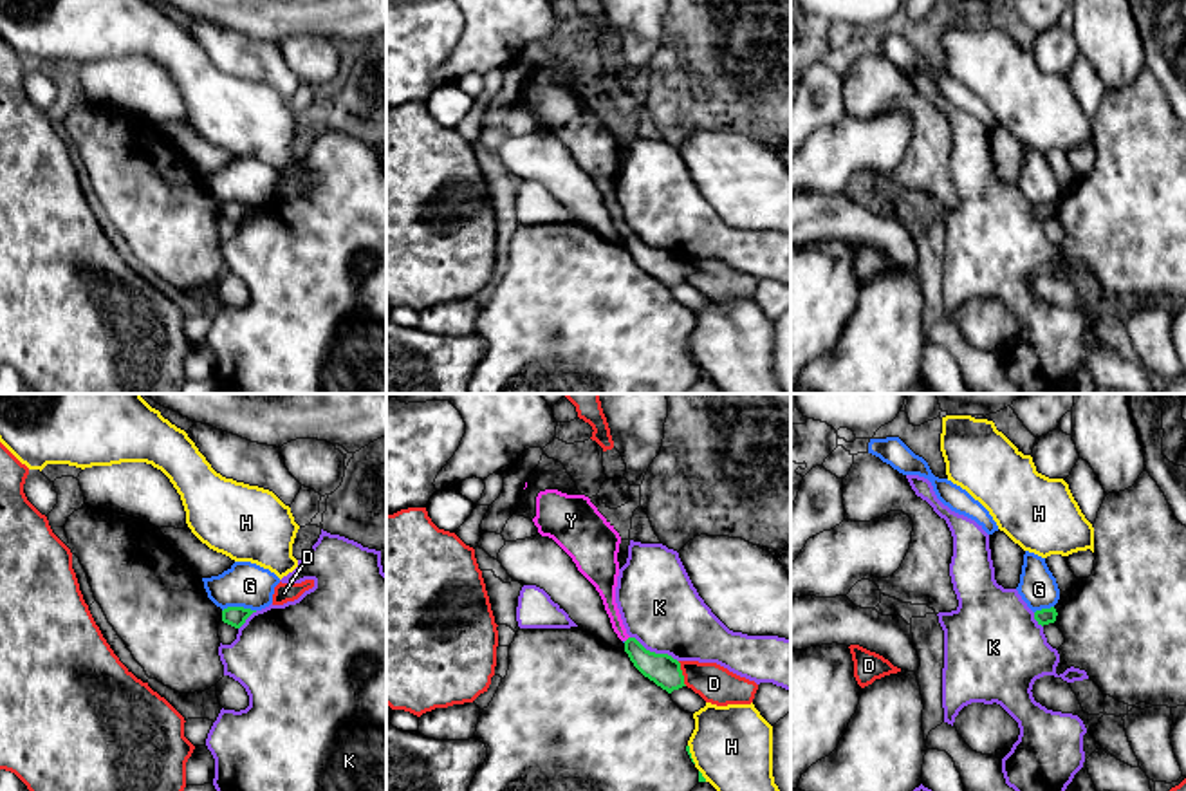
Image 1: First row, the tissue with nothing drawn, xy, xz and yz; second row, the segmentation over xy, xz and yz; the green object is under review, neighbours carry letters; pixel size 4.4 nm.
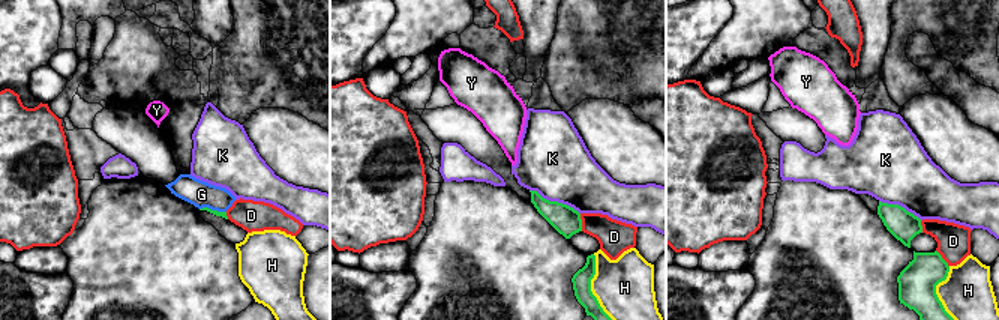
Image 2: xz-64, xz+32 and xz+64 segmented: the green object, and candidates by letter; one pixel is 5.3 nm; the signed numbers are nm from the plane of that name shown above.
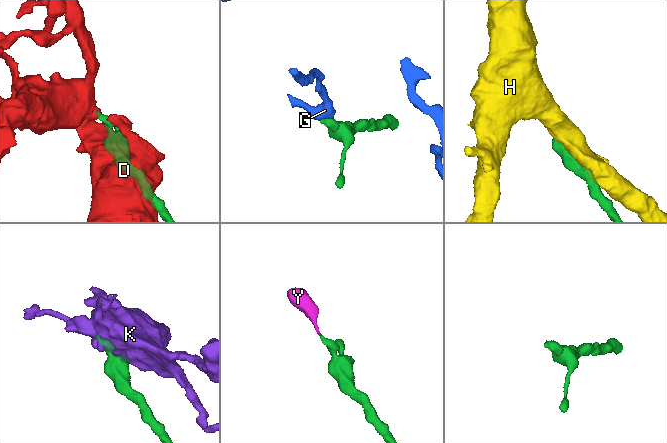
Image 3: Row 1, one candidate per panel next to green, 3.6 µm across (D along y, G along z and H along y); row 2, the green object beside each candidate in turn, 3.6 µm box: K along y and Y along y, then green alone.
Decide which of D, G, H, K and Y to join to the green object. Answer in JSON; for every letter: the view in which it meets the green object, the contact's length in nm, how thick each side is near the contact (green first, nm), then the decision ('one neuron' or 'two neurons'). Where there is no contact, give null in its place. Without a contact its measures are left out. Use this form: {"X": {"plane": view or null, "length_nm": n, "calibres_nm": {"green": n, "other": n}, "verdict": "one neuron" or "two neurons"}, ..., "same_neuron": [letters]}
{"D": {"plane": "xz", "length_nm": 120, "calibres_nm": {"green": 140, "other": 170}, "verdict": "two neurons"}, "G": {"plane": "xy", "length_nm": 150, "calibres_nm": {"green": 90, "other": 200}, "verdict": "two neurons"}, "H": {"plane": "xz", "length_nm": 90, "calibres_nm": {"green": 20, "other": 360}, "verdict": "two neurons"}, "K": {"plane": "xz", "length_nm": 240, "calibres_nm": {"green": 140, "other": 360}, "verdict": "two neurons"}, "Y": {"plane": "xz", "length_nm": 40, "calibres_nm": {"green": 140, "other": 80}, "verdict": "one neuron"}, "same_neuron": ["Y"]}

